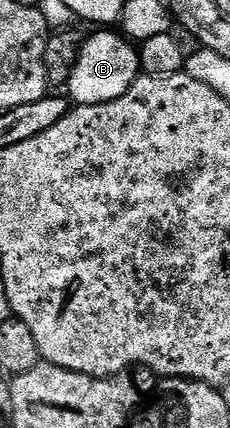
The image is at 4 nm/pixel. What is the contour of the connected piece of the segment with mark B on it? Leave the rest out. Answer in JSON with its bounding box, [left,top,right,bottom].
[65,31,141,105]

